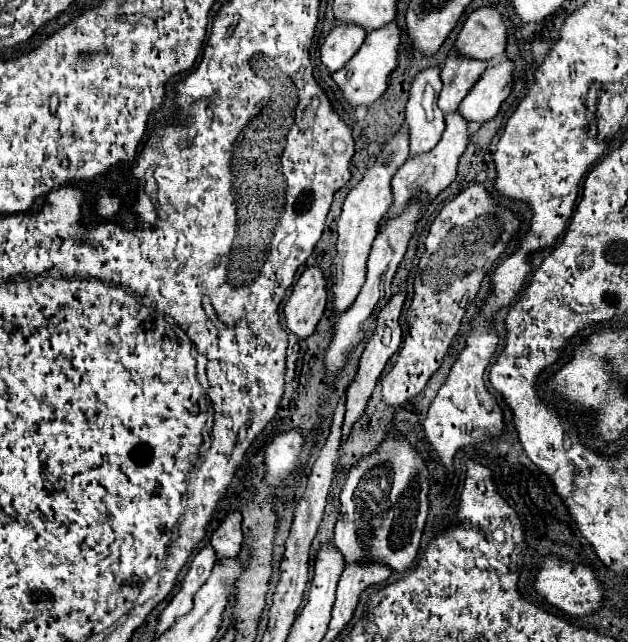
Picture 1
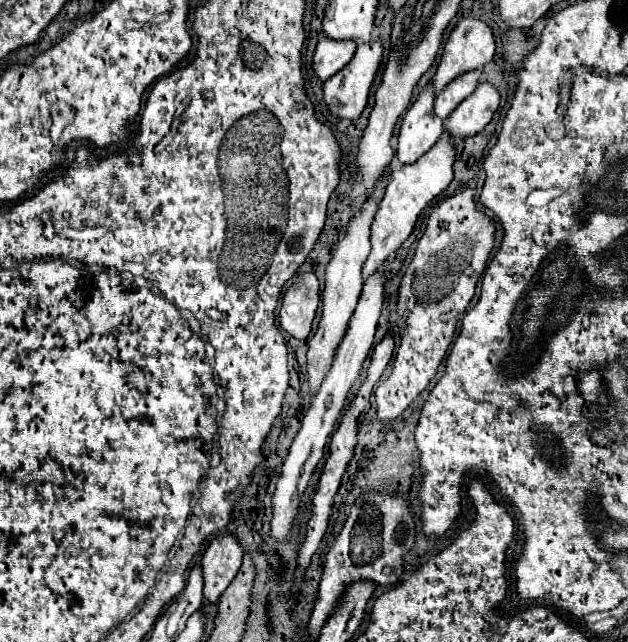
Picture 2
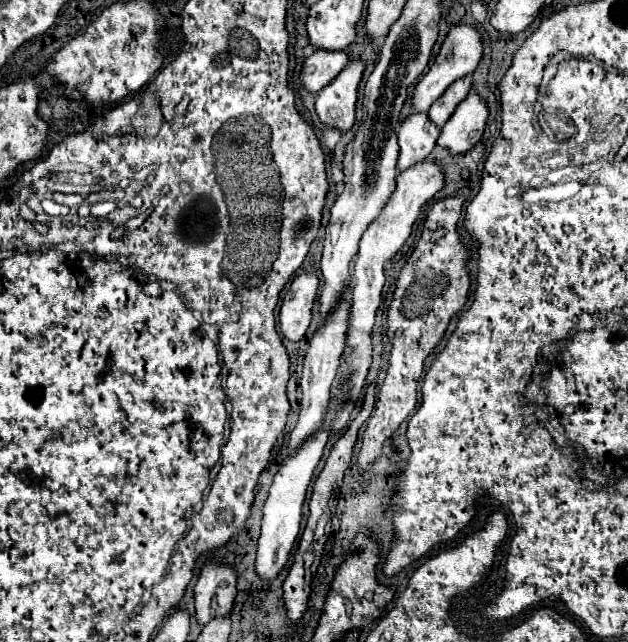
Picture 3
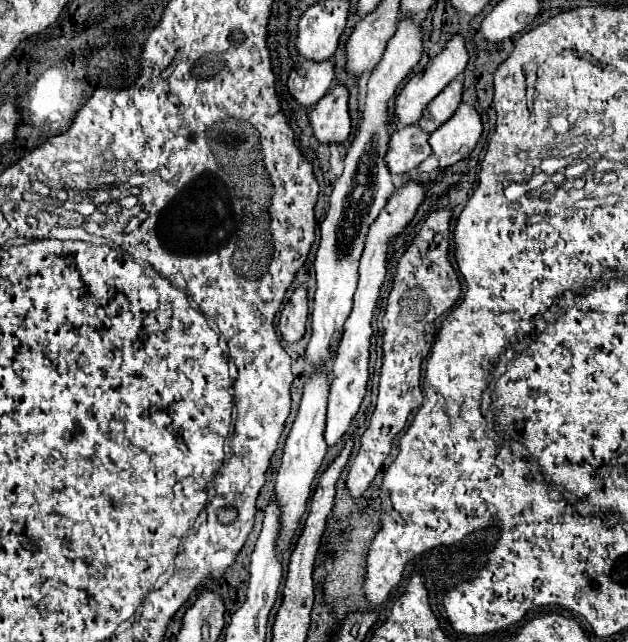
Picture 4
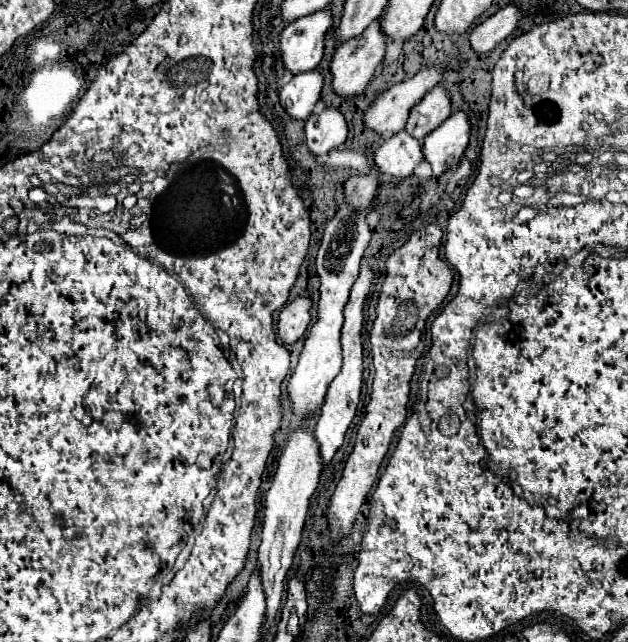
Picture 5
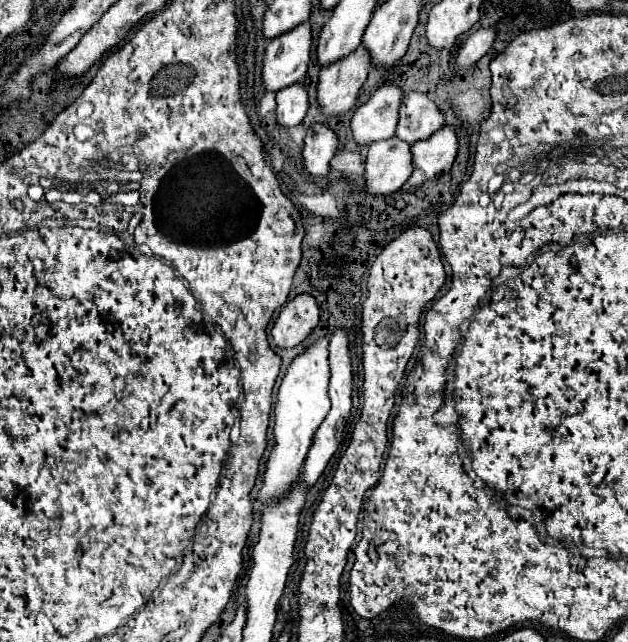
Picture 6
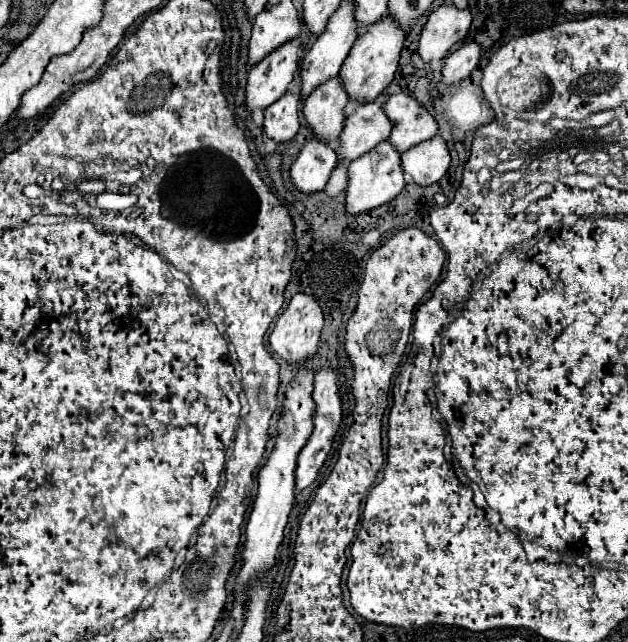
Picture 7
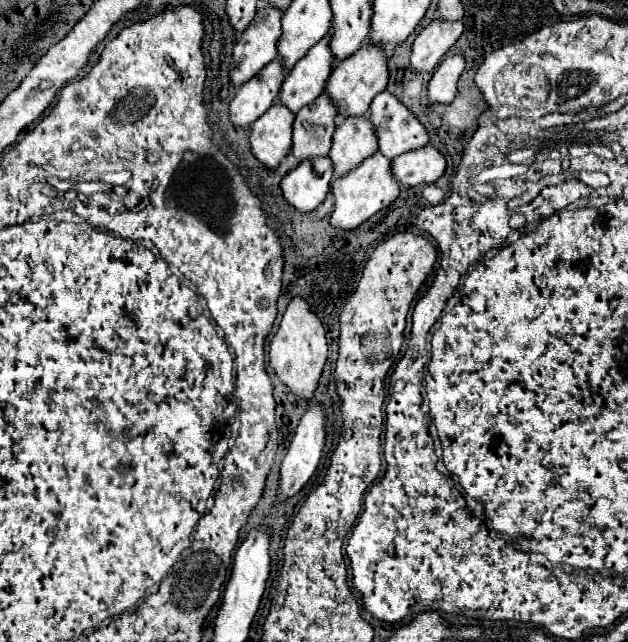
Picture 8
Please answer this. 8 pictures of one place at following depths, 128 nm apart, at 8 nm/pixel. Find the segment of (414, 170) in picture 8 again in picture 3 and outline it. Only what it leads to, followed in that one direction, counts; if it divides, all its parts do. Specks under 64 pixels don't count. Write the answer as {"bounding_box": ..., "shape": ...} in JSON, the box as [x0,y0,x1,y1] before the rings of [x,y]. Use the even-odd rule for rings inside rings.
{"bounding_box":[438,92,488,154],"shape":[[[470,92],[442,126],[438,144],[448,148],[450,154],[468,152],[480,142],[488,114],[488,102],[476,92]]]}

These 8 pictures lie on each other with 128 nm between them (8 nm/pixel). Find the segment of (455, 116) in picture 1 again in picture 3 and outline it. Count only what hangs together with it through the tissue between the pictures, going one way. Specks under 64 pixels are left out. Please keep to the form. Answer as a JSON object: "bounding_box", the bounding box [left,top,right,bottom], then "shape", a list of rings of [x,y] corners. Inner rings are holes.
{"bounding_box":[332,158,446,434],"shape":[[[426,158],[422,162],[418,162],[416,166],[398,172],[396,176],[396,190],[392,192],[392,198],[386,202],[384,210],[380,212],[380,216],[376,220],[372,220],[372,224],[366,228],[366,232],[362,234],[360,240],[360,250],[358,250],[358,258],[354,264],[354,290],[352,290],[352,310],[350,310],[350,328],[348,328],[348,336],[346,336],[346,352],[344,352],[344,362],[354,370],[354,376],[350,380],[350,394],[352,394],[352,402],[346,404],[340,412],[338,418],[332,426],[332,434],[340,432],[342,428],[346,428],[350,414],[354,410],[354,402],[364,386],[370,362],[372,362],[372,344],[370,344],[370,332],[374,326],[374,314],[378,310],[380,304],[380,292],[384,286],[384,264],[404,246],[404,242],[408,240],[410,232],[412,232],[412,224],[418,218],[420,208],[436,194],[444,188],[446,184],[446,176],[444,176],[444,168]]]}

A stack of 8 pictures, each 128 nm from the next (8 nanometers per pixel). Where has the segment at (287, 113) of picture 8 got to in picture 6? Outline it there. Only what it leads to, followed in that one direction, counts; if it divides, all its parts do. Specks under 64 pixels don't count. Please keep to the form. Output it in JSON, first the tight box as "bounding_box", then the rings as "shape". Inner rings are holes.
{"bounding_box":[276,84,308,126],"shape":[[[292,84],[276,92],[276,116],[282,126],[296,126],[308,112],[308,92],[304,84]]]}

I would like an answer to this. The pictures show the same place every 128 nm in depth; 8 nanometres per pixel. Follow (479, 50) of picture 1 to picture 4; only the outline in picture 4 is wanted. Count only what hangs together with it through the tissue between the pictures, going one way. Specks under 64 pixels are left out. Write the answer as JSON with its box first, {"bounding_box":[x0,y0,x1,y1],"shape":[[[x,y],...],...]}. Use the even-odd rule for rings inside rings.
{"bounding_box":[394,34,470,124],"shape":[[[454,34],[454,36],[446,42],[444,50],[442,50],[434,60],[430,60],[430,64],[426,66],[426,70],[424,70],[422,74],[416,74],[414,78],[410,78],[408,84],[404,86],[404,90],[396,96],[396,112],[394,112],[394,114],[396,114],[396,120],[402,122],[402,124],[416,124],[416,122],[422,118],[422,112],[426,110],[426,106],[428,106],[454,78],[458,78],[458,76],[466,70],[468,60],[470,60],[470,56],[468,56],[468,48],[466,48],[464,36]]]}

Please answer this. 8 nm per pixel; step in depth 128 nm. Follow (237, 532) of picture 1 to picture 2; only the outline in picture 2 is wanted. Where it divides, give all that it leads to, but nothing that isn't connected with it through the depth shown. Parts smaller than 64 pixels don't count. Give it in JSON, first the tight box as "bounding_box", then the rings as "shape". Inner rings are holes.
{"bounding_box":[200,534,242,602],"shape":[[[220,534],[208,544],[200,562],[204,572],[204,598],[208,602],[220,600],[240,570],[242,554],[242,544],[234,534]]]}

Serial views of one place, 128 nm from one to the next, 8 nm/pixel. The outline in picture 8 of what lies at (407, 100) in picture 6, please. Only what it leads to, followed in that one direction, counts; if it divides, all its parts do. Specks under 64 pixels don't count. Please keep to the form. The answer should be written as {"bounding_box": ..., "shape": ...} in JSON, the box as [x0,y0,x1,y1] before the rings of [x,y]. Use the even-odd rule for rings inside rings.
{"bounding_box":[370,90,430,158],"shape":[[[388,90],[372,100],[370,120],[378,132],[378,150],[388,158],[396,158],[430,142],[426,126]]]}

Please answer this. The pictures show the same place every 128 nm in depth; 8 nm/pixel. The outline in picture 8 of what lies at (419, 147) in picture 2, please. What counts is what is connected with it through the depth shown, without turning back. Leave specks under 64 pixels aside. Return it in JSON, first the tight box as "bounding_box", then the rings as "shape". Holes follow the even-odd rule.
{"bounding_box":[330,152,400,230],"shape":[[[374,152],[370,158],[366,158],[360,166],[356,166],[356,170],[350,170],[348,174],[340,176],[340,178],[332,178],[330,188],[334,192],[336,204],[334,204],[334,212],[330,218],[330,224],[334,228],[342,228],[342,230],[354,230],[358,228],[362,222],[366,222],[370,216],[374,216],[378,210],[390,206],[398,194],[400,194],[400,184],[396,182],[392,168],[390,168],[392,160],[384,158],[384,154]]]}

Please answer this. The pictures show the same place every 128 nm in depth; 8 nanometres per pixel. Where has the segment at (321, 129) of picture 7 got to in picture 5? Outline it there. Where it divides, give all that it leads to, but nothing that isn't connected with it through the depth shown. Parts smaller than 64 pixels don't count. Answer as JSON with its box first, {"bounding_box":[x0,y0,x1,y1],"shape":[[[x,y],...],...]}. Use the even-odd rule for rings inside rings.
{"bounding_box":[330,22,388,98],"shape":[[[372,22],[360,36],[350,38],[348,42],[342,42],[336,48],[336,54],[334,54],[332,64],[330,64],[332,78],[334,78],[332,80],[334,92],[340,96],[346,96],[346,98],[360,94],[368,86],[368,82],[374,78],[378,66],[382,64],[384,54],[386,54],[386,44],[388,44],[388,36],[382,32],[380,22]]]}

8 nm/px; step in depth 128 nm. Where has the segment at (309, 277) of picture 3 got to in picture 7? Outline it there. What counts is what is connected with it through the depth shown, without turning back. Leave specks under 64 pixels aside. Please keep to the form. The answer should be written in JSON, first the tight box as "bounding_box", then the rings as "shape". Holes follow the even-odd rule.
{"bounding_box":[270,294,324,364],"shape":[[[296,294],[292,296],[290,304],[286,306],[286,310],[278,316],[272,332],[270,332],[270,348],[274,352],[278,352],[286,362],[294,362],[294,364],[304,364],[306,358],[310,358],[316,352],[318,346],[318,336],[324,324],[324,316],[322,310],[318,306],[318,302],[308,296],[308,294]]]}

